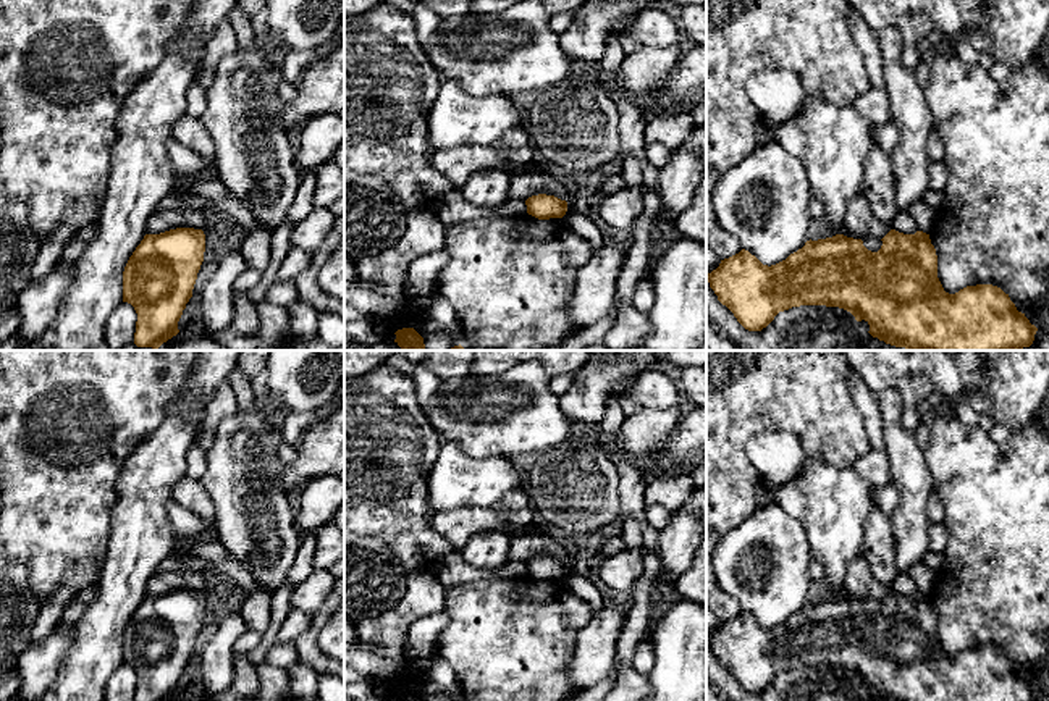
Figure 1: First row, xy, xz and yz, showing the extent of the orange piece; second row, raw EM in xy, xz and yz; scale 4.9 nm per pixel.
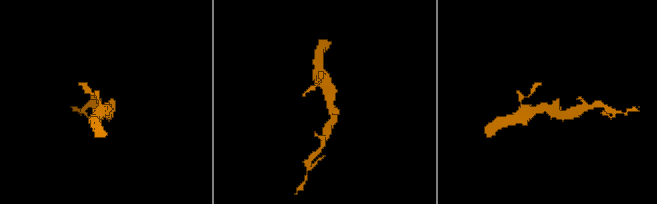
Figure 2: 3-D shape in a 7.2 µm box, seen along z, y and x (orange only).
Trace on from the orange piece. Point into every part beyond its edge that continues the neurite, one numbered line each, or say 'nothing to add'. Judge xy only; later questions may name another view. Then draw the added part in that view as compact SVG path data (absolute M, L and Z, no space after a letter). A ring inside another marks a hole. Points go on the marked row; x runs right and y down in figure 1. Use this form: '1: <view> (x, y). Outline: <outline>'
nothing to add

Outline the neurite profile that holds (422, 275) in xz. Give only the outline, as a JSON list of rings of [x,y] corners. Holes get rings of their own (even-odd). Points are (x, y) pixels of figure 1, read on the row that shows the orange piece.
[[[438,249],[415,258],[407,270],[407,297],[419,304],[427,305],[430,296],[436,291],[438,273],[448,263],[448,250]]]

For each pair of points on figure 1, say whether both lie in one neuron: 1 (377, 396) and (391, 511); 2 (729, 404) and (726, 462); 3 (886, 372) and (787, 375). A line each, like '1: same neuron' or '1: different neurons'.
1: same neuron
2: same neuron
3: different neurons

